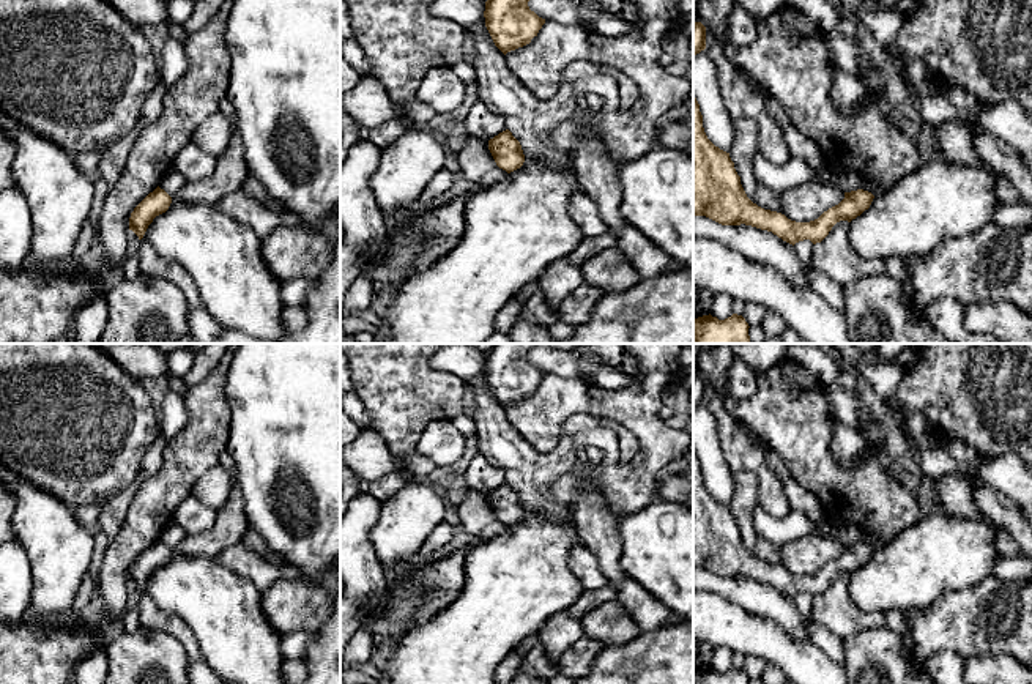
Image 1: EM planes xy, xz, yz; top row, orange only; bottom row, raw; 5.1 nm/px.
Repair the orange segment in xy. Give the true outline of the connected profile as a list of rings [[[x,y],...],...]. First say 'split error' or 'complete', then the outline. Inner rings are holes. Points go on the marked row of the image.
complete; [[[158,186],[131,213],[129,230],[142,240],[153,219],[165,213],[170,203],[172,197]]]

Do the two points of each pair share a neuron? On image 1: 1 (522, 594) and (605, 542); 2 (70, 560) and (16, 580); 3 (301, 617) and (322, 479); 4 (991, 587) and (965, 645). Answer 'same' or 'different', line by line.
1: different
2: different
3: different
4: same

